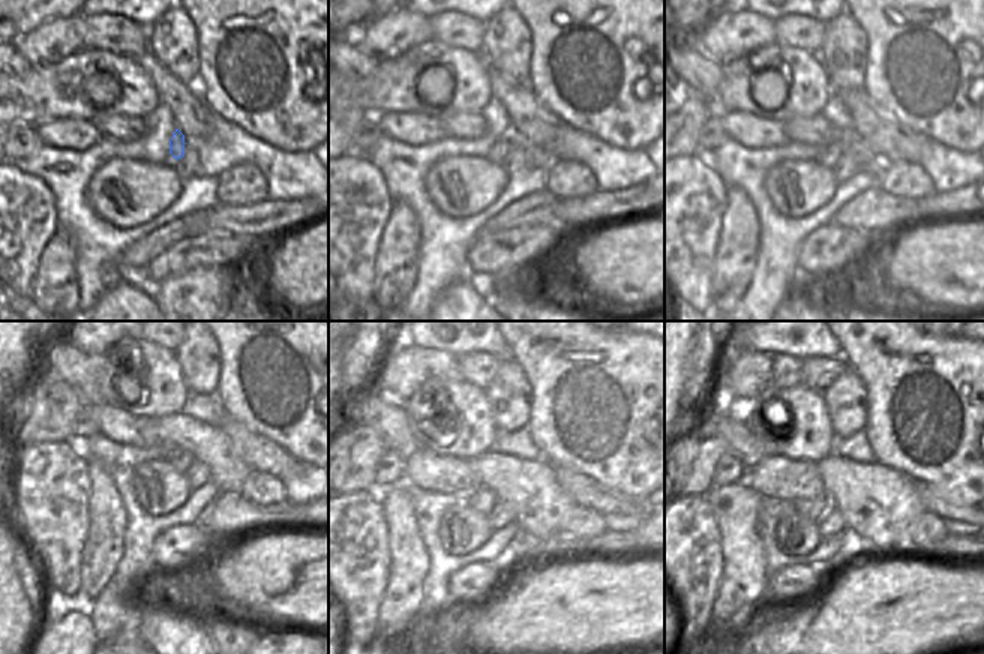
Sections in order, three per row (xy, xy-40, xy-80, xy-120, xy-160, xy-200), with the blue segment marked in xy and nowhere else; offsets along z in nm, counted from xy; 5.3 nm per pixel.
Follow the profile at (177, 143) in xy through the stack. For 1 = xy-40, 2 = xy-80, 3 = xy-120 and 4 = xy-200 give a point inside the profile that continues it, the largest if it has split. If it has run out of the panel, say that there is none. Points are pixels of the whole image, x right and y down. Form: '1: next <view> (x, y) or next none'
1: next xy-40 (501, 147)
2: next xy-80 (828, 156)
3: next xy-120 (149, 497)
4: next xy-200 (815, 509)

